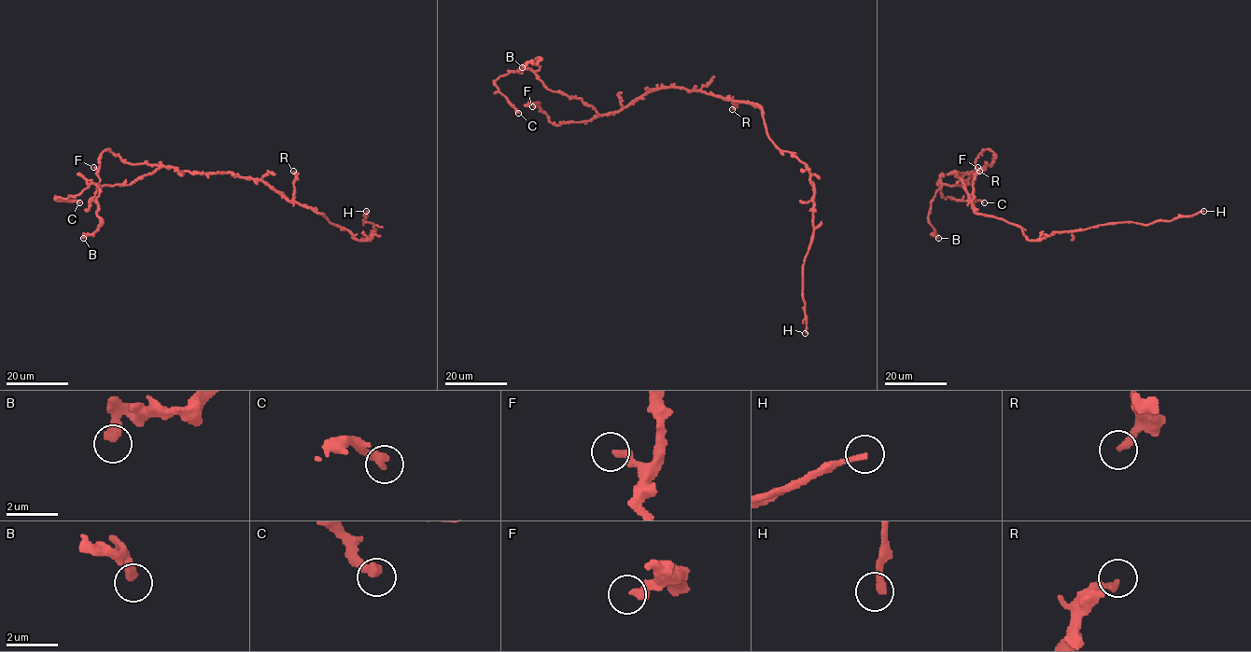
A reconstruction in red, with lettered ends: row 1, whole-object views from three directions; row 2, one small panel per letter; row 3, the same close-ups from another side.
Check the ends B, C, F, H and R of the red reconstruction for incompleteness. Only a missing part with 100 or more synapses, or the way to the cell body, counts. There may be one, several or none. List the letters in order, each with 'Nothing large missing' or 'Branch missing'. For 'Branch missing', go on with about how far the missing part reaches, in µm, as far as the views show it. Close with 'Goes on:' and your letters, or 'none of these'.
B: Nothing large missing
C: Nothing large missing
F: Nothing large missing
H: Branch missing. Missing length about 190 µm
R: Nothing large missing
Goes on: H

